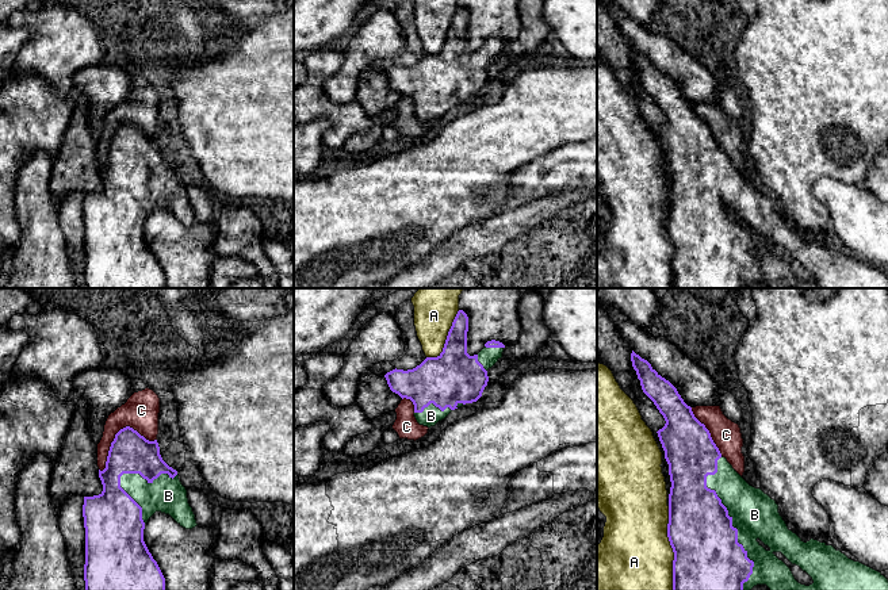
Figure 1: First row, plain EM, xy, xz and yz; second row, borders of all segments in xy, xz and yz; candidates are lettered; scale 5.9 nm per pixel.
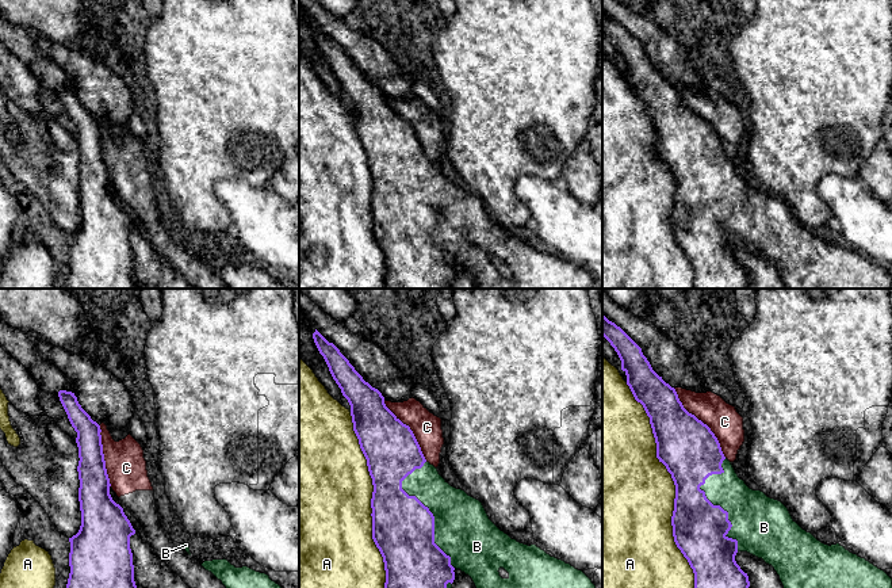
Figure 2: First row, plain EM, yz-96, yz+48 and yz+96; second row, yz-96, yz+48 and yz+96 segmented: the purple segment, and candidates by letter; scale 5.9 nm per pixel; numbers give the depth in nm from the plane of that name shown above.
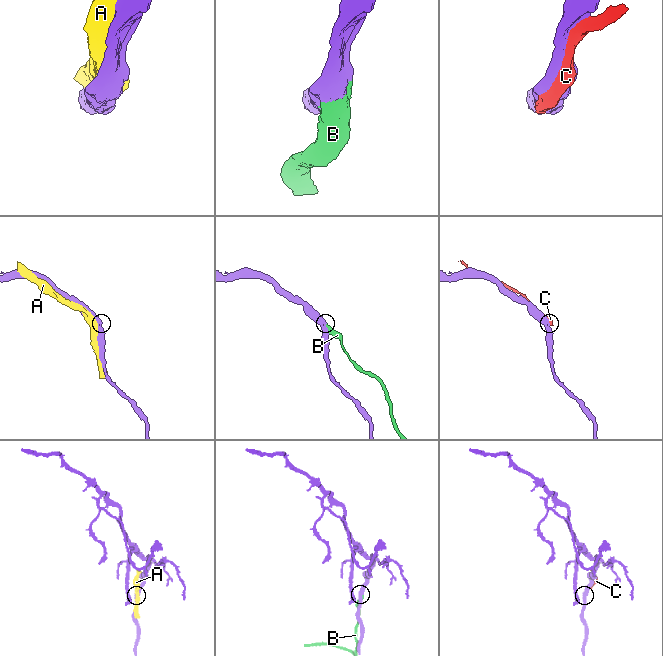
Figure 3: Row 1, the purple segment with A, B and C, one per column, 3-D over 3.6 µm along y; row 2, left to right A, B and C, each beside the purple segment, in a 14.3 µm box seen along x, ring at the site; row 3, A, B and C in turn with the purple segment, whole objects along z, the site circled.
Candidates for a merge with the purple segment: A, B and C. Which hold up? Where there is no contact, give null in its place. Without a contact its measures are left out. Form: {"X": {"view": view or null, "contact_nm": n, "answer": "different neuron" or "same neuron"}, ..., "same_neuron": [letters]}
{"A": {"view": "yz", "contact_nm": 500, "answer": "different neuron"}, "B": {"view": "yz", "contact_nm": 800, "answer": "same neuron"}, "C": {"view": "xy", "contact_nm": 400, "answer": "different neuron"}, "same_neuron": ["B"]}

